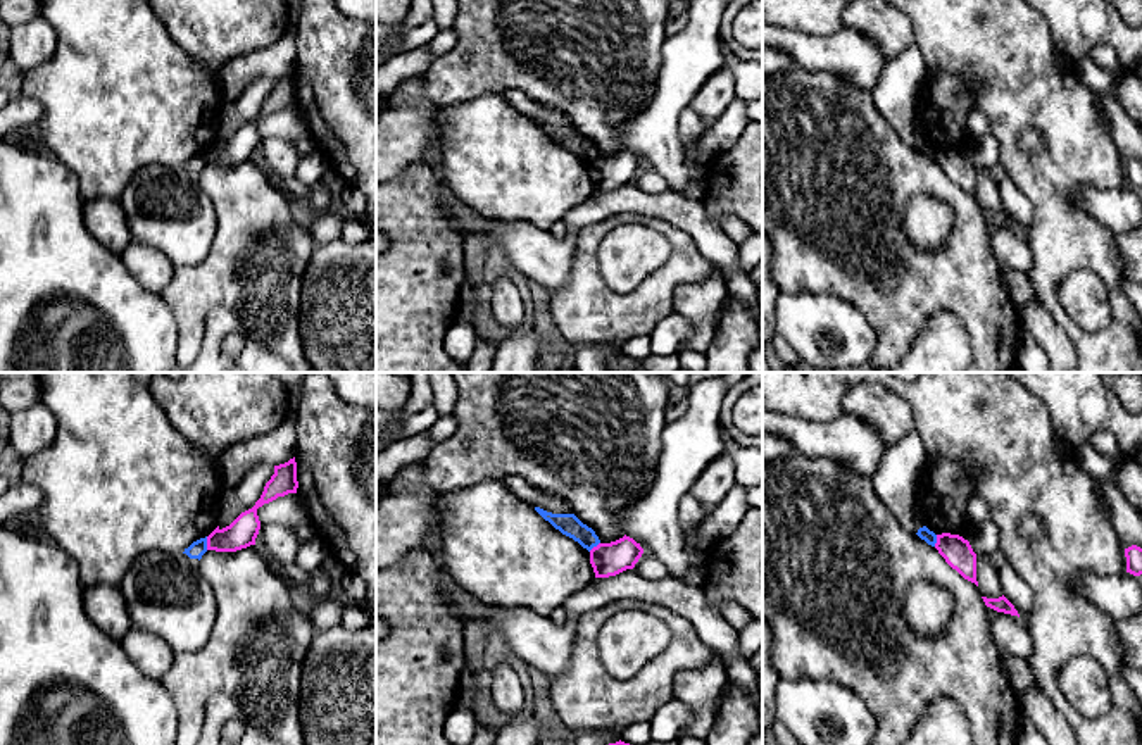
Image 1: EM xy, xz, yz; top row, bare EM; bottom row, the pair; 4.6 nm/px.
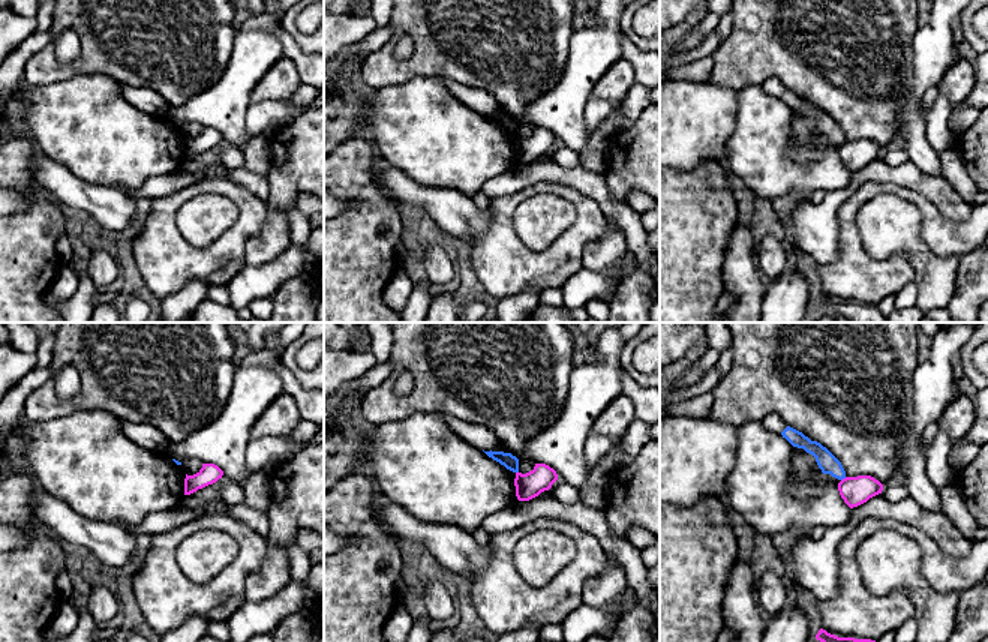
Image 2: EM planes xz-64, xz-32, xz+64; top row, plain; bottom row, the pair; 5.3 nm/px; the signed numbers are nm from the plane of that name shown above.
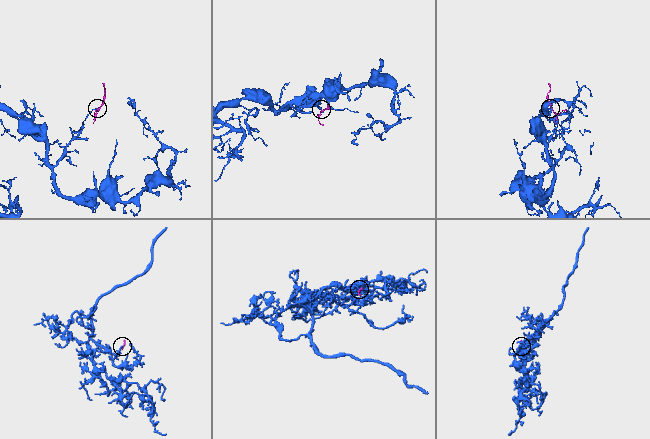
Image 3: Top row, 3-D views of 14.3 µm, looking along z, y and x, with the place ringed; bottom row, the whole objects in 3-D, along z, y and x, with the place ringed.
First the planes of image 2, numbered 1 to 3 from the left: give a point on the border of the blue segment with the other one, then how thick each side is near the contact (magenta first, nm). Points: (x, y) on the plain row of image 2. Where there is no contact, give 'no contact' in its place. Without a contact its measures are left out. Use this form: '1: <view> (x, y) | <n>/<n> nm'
1: no contact
2: no contact
3: xz+64 (843, 143) | 160/100 nm

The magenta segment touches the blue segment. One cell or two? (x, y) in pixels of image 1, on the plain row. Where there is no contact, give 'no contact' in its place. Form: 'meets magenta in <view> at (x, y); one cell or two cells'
meets magenta in xy at (207, 157); two cells

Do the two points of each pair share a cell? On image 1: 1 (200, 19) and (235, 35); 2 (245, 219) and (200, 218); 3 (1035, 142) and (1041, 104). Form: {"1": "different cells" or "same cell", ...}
{"1": "same cell", "2": "different cells", "3": "different cells"}

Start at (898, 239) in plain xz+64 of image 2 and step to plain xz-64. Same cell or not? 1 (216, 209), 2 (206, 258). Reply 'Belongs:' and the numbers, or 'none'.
Belongs: 1

